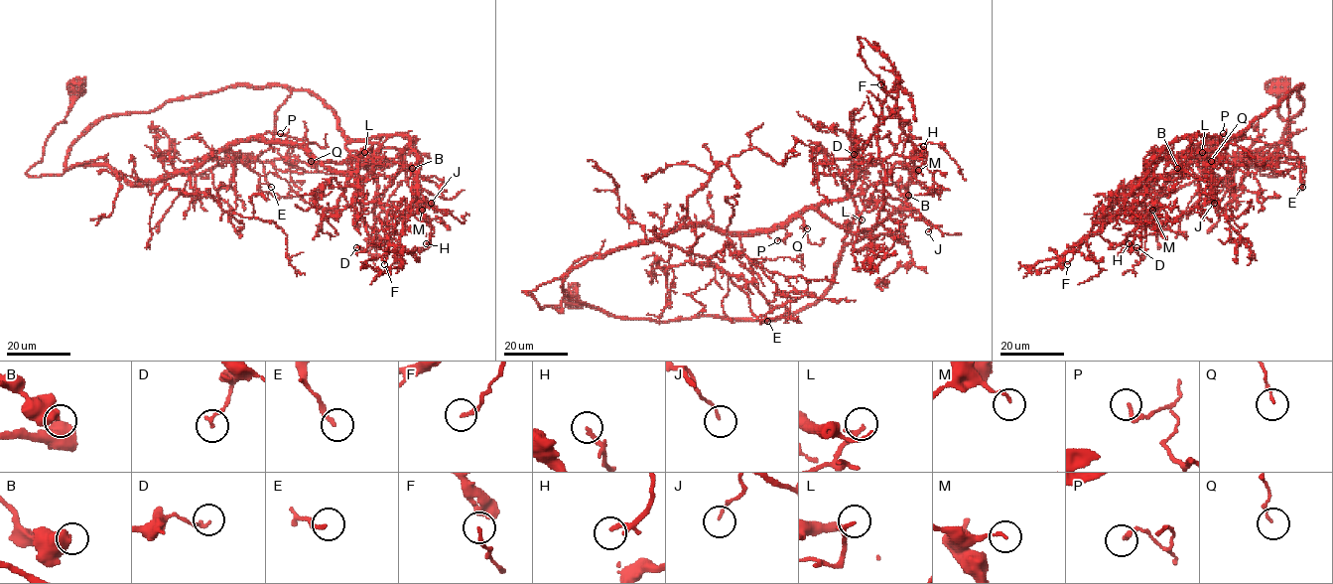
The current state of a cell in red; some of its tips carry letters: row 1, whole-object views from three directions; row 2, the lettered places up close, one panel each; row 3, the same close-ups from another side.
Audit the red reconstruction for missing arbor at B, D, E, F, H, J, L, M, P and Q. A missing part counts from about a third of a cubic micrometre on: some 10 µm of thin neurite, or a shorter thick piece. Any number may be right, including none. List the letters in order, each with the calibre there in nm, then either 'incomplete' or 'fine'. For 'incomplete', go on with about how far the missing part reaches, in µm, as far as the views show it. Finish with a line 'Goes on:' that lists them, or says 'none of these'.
B: 600 nm | fine
D: 120 nm | fine
E: 200 nm | incomplete | 3 µm
F: 190 nm | fine
H: 180 nm | fine
J: 100 nm | fine
L: 120 nm | fine
M: 130 nm | fine
P: 220 nm | fine
Q: 100 nm | fine
Goes on: E

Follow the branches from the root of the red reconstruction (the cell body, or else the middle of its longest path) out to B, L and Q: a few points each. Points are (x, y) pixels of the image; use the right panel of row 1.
B: (1214, 141), (1203, 142), (1180, 172), (1175, 164), (1194, 134), (1177, 138), (1163, 150), (1177, 168)
L: (1214, 141), (1203, 142), (1191, 155), (1192, 161), (1207, 162), (1207, 169), (1199, 166), (1202, 152)
Q: (1214, 141), (1203, 142), (1198, 148), (1209, 153), (1211, 161)

